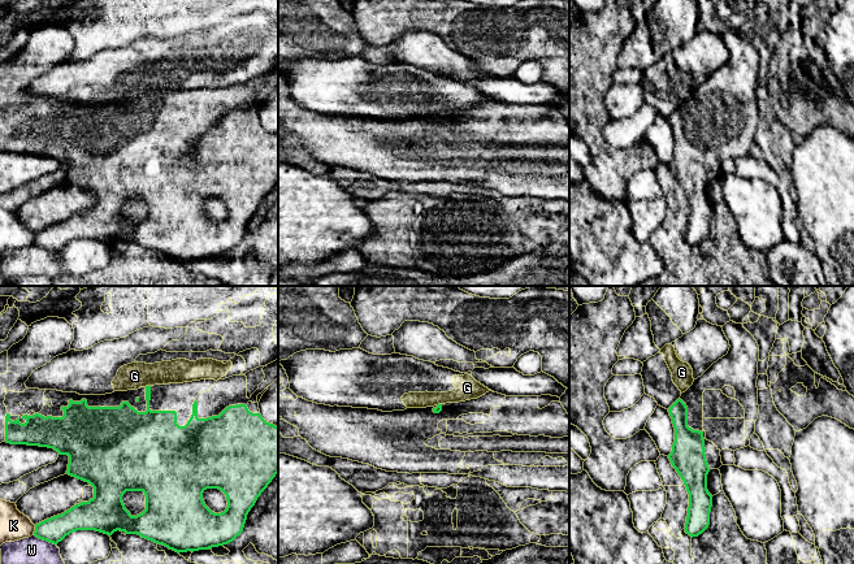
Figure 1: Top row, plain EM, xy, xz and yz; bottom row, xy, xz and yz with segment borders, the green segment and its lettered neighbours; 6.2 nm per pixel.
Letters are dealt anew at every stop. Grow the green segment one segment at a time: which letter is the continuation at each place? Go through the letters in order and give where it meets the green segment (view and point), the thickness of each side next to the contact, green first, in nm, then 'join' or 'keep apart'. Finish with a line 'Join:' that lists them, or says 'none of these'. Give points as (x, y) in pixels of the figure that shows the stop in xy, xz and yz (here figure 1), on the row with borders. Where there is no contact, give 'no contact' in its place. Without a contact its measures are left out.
G: meets green in xy at (147, 386); 200 nm thick on the green side, 160 nm on the other; keep apart
K: meets green in xy at (35, 530); 160 nm thick on the green side, 180 nm on the other; keep apart
W: meets green in xy at (44, 539); 160 nm thick on the green side, 170 nm on the other; keep apart
Join: none of these

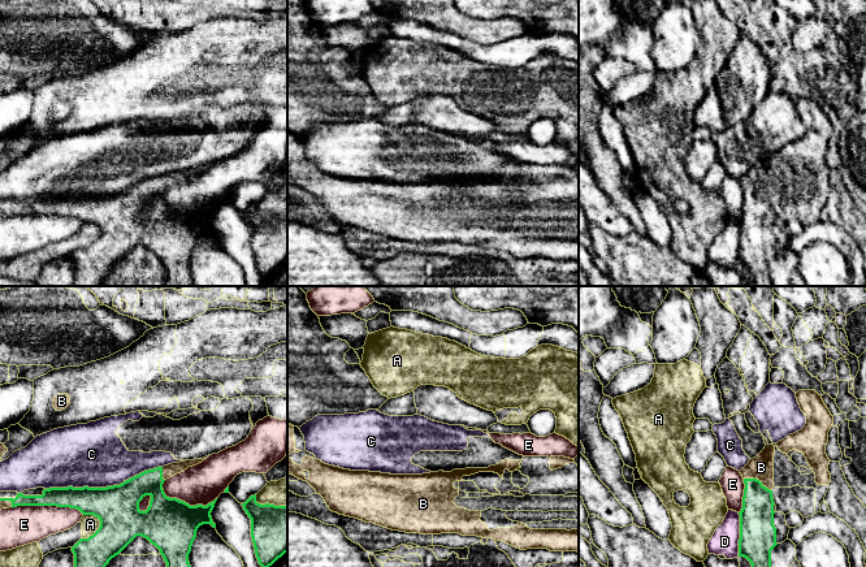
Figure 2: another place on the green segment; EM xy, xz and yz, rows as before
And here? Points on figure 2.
A: meets green in xy at (96, 531); 280 nm thick on the green side, 110 nm on the other; keep apart
B: meets green in yz at (758, 480); 200 nm thick on the green side, 150 nm on the other; join
C: meets green in xy at (103, 488); 280 nm thick on the green side, 380 nm on the other; keep apart
D: meets green in yz at (740, 535); 220 nm thick on the green side, 170 nm on the other; keep apart
E: meets green in xy at (48, 505); 170 nm thick on the green side, 240 nm on the other; keep apart
Join: B

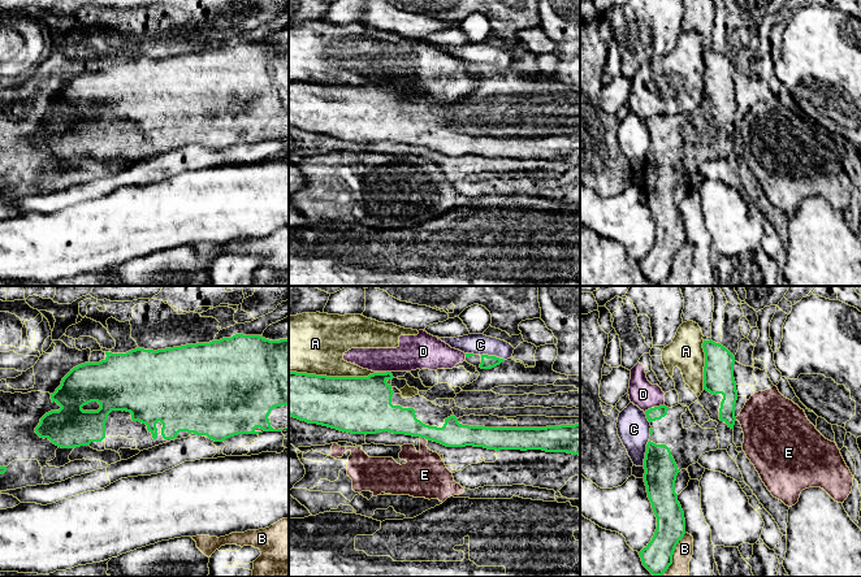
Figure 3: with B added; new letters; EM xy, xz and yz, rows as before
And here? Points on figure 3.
A: meets green in xz at (338, 377); 360 nm thick on the green side, 360 nm on the other; keep apart
B: meets green in yz at (671, 556); 190 nm thick on the green side, 150 nm on the other; keep apart
C: meets green in yz at (645, 452); 200 nm thick on the green side, 200 nm on the other; keep apart
D: meets green in yz at (654, 407); 80 nm thick on the green side, 160 nm on the other; keep apart
E: meets green in xz at (423, 437); 170 nm thick on the green side, 280 nm on the other; keep apart
Join: none of these

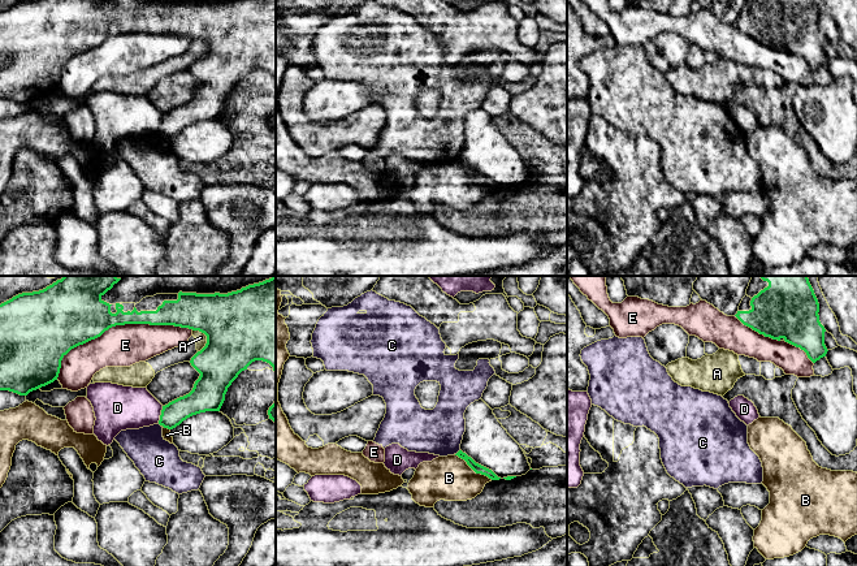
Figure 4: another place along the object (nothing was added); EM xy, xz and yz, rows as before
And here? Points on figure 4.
A: meets green in xy at (207, 337); 440 nm thick on the green side, 70 nm on the other; keep apart
B: meets green in xz at (474, 470); 60 nm thick on the green side, 280 nm on the other; keep apart
C: meets green in xz at (458, 452); 60 nm thick on the green side, 280 nm on the other; keep apart
D: meets green in xy at (160, 415); 150 nm thick on the green side, 280 nm on the other; keep apart
E: meets green in xy at (117, 324); 340 nm thick on the green side, 260 nm on the other; keep apart
Join: none of these

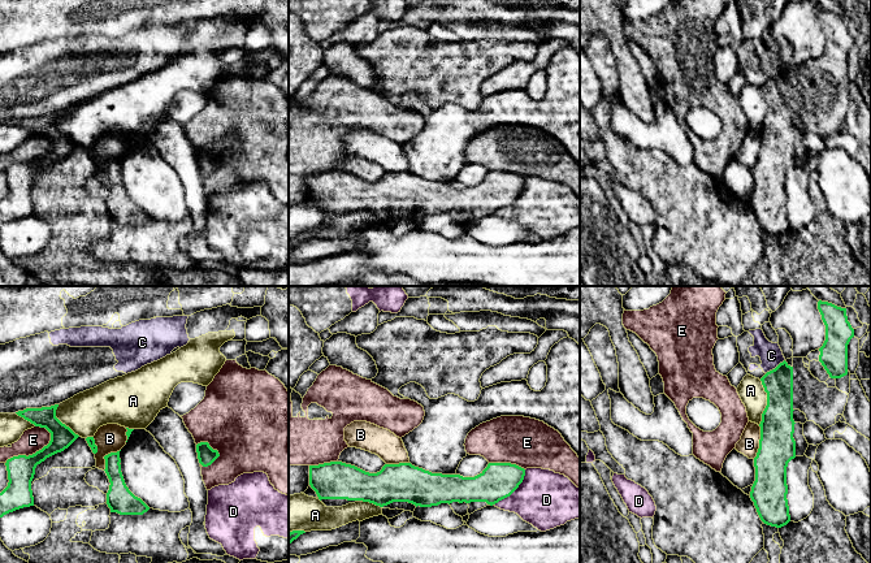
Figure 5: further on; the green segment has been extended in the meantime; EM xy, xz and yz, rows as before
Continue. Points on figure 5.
A: meets green in yz at (767, 402); 220 nm thick on the green side, 160 nm on the other; keep apart
B: meets green in yz at (759, 442); 220 nm thick on the green side, 130 nm on the other; keep apart
C: meets green in yz at (776, 367); 180 nm thick on the green side, 140 nm on the other; keep apart
D: meets green in xz at (514, 490); 220 nm thick on the green side, 360 nm on the other; keep apart
E: meets green in xy at (30, 455); 170 nm thick on the green side, 150 nm on the other; keep apart
Join: none of these

